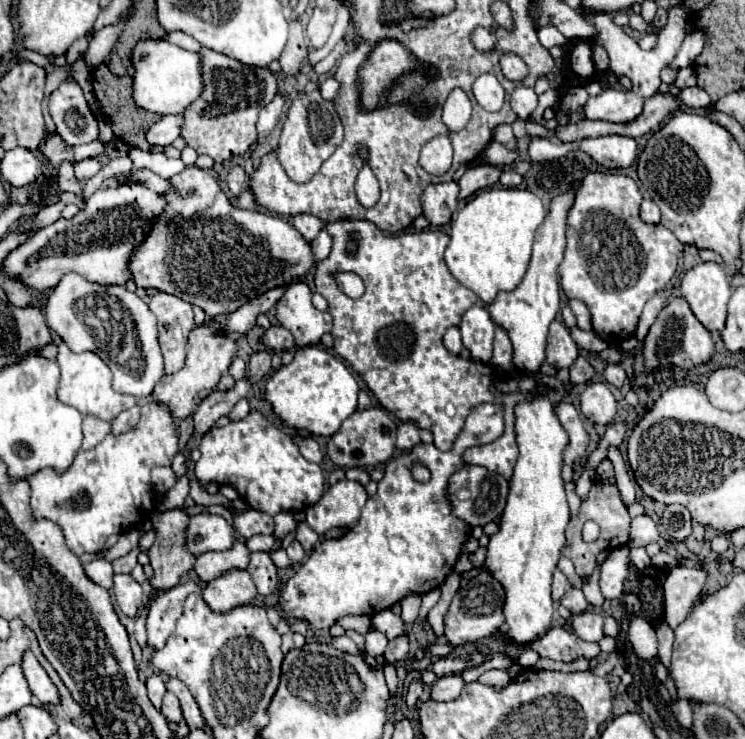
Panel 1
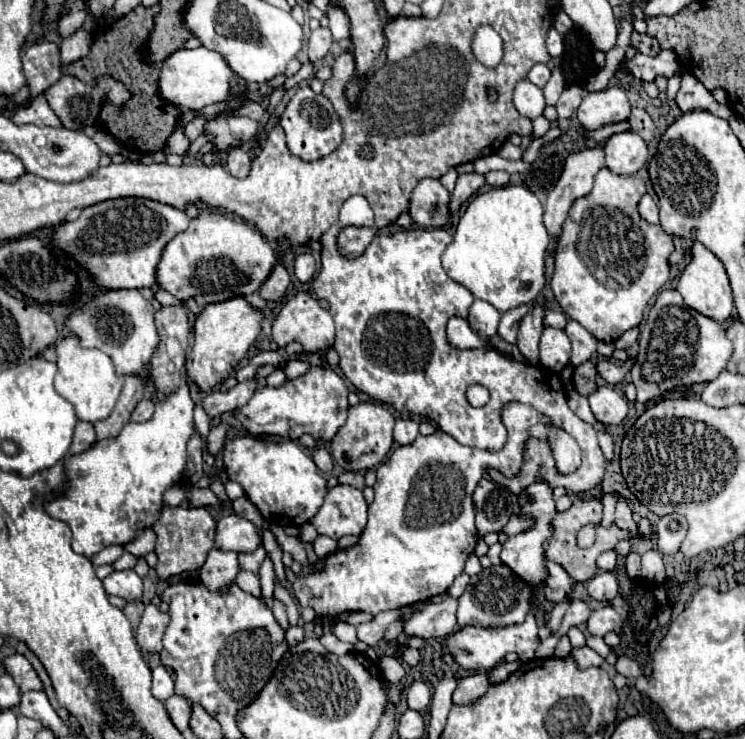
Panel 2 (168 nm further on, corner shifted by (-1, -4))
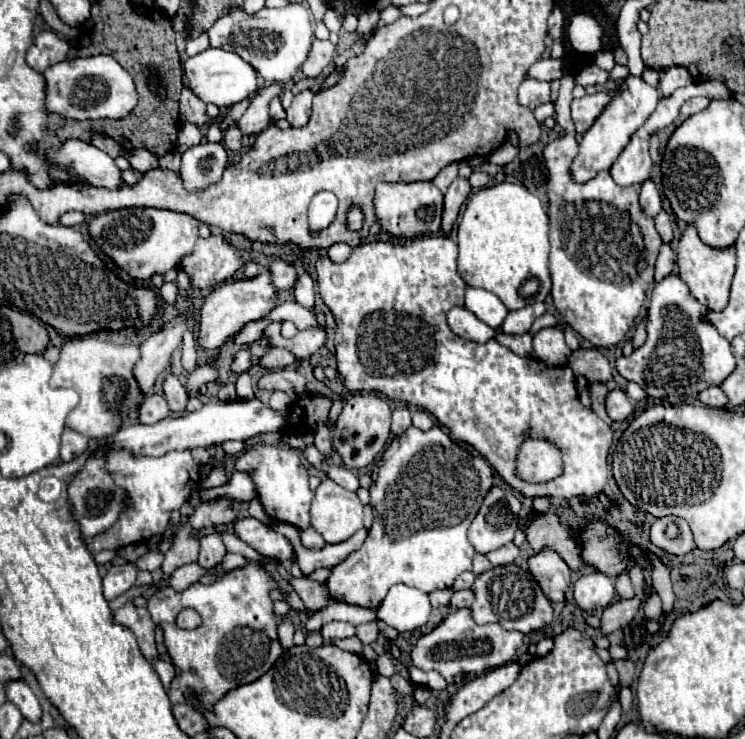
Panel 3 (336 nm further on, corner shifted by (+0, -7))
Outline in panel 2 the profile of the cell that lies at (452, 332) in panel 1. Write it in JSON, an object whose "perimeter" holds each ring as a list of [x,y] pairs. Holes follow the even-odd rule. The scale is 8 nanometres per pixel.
{"perimeter":[[[453,316],[447,322],[447,338],[455,348],[483,348],[489,344],[489,340],[475,332],[461,316]]]}

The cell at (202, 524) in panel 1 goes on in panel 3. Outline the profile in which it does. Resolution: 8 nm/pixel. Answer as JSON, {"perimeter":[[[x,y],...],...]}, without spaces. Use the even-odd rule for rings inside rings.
{"perimeter":[[[246,517],[246,519],[236,519],[234,521],[234,533],[238,539],[254,547],[258,553],[266,557],[274,557],[278,561],[286,561],[292,555],[292,545],[288,543],[286,537],[270,529],[268,525],[260,523],[258,519]]]}

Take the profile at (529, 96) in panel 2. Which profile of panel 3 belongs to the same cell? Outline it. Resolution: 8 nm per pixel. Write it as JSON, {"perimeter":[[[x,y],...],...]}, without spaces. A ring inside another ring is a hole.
{"perimeter":[[[524,79],[518,87],[518,103],[536,109],[538,105],[544,105],[550,101],[550,83],[536,81],[536,79]]]}

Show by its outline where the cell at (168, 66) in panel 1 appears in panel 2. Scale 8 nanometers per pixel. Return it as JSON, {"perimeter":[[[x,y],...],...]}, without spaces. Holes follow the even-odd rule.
{"perimeter":[[[203,46],[195,50],[179,50],[173,52],[161,68],[161,78],[159,78],[159,94],[163,100],[183,108],[183,110],[201,110],[209,104],[223,102],[231,94],[231,82],[239,80],[239,76],[229,68],[229,64],[219,56],[219,52],[207,50]]]}

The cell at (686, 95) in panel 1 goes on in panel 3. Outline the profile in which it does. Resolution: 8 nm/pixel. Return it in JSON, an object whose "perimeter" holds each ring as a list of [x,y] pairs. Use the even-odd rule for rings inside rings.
{"perimeter":[[[692,97],[692,99],[688,99],[688,101],[682,105],[682,109],[680,109],[682,119],[686,119],[686,117],[690,117],[690,115],[694,115],[694,113],[704,111],[704,109],[708,107],[708,103],[710,103],[710,99],[706,99],[706,97]]]}

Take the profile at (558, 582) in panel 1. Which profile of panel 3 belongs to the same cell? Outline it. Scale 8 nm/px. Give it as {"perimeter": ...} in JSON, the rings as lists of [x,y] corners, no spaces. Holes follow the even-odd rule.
{"perimeter":[[[550,549],[528,559],[530,573],[538,581],[540,589],[550,601],[564,601],[566,589],[570,587],[570,569],[562,557]]]}

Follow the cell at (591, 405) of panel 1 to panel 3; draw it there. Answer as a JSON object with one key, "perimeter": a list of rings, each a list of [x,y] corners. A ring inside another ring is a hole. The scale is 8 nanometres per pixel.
{"perimeter":[[[614,389],[606,397],[606,413],[612,421],[624,421],[632,413],[632,403],[628,401],[626,393],[620,389]]]}

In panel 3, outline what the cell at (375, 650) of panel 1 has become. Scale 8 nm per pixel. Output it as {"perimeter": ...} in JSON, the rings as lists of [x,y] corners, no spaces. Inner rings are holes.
{"perimeter":[[[394,585],[382,605],[376,609],[378,619],[382,619],[386,625],[398,629],[400,633],[420,629],[430,615],[430,601],[428,595],[408,587],[408,585]]]}

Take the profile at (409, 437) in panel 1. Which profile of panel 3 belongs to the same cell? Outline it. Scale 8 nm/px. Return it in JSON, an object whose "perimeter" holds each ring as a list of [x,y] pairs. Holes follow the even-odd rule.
{"perimeter":[[[396,407],[392,413],[392,433],[402,435],[412,425],[412,415],[408,407]]]}

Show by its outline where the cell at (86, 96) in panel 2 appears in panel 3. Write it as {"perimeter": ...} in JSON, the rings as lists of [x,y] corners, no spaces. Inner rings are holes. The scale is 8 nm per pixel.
{"perimeter":[[[110,55],[62,61],[44,73],[46,79],[46,111],[70,119],[126,117],[136,107],[136,87],[128,71]]]}

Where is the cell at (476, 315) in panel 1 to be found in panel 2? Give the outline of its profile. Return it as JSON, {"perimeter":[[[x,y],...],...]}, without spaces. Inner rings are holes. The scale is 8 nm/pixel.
{"perimeter":[[[475,300],[469,308],[469,324],[471,328],[475,328],[477,332],[481,332],[481,336],[491,338],[497,332],[499,326],[499,318],[501,314],[485,300]]]}

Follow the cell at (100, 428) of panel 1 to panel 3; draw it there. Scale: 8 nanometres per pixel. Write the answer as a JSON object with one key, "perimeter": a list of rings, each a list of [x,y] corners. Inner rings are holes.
{"perimeter":[[[66,429],[62,433],[62,451],[60,451],[60,459],[62,461],[70,461],[74,459],[76,455],[80,455],[84,449],[86,449],[86,443],[88,443],[88,437],[74,431],[74,429]]]}

